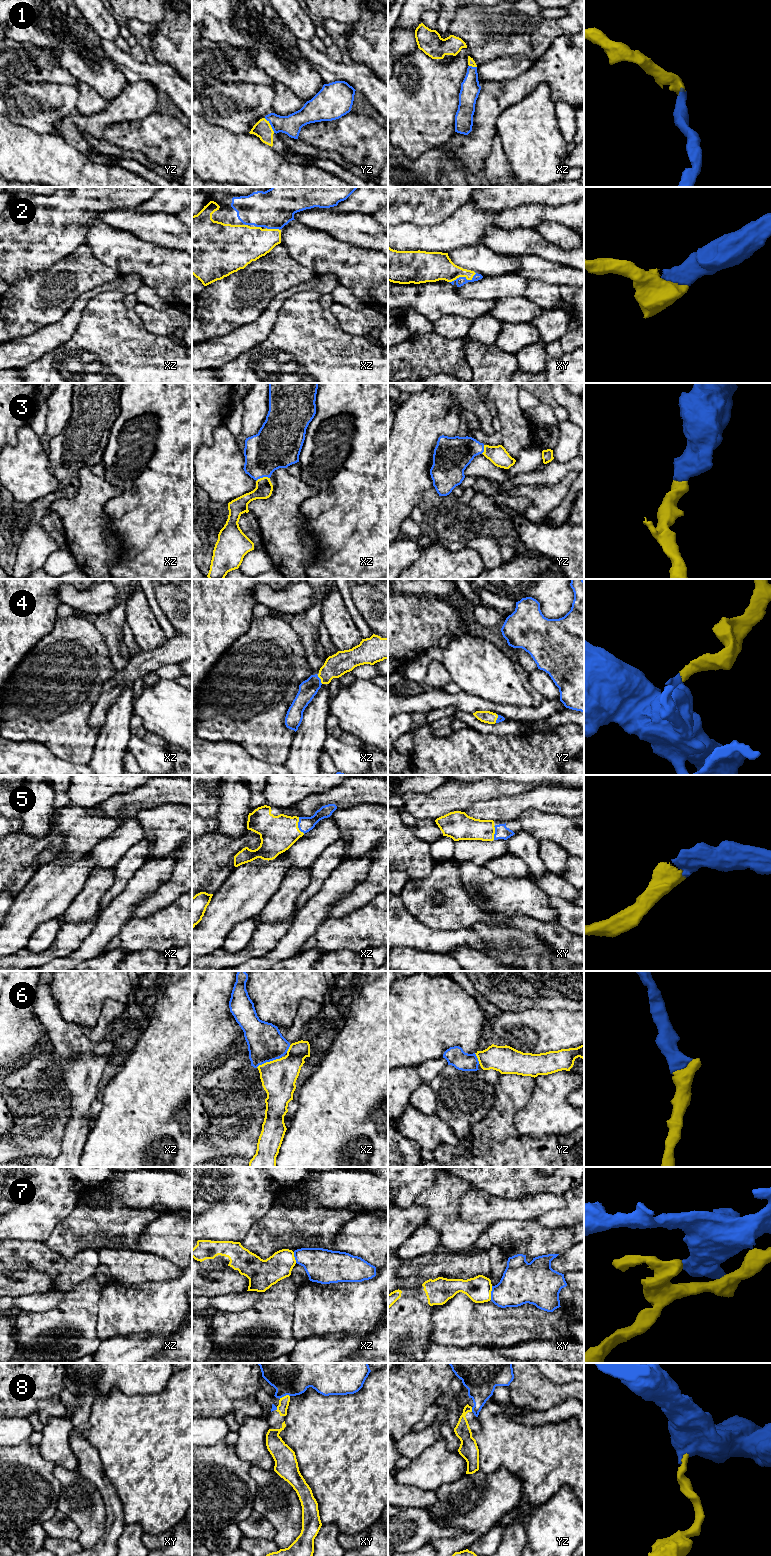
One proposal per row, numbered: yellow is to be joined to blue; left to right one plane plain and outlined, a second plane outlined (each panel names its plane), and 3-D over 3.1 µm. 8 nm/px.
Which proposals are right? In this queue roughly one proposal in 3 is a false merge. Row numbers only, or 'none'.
1, 2, 3, 4, 5, 6, 8

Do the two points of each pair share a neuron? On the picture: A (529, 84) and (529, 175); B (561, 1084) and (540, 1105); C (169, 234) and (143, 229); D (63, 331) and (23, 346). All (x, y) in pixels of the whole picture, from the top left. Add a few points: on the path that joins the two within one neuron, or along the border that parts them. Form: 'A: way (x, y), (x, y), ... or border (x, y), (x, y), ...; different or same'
A: border (550, 86), (539, 83), (524, 97), (509, 106); different
B: way (556, 1089), (545, 1100); same
C: way (163, 229), (149, 229); same
D: way (53, 335), (33, 346); same

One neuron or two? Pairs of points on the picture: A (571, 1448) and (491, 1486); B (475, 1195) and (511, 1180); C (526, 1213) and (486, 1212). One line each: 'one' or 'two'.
A: two
B: two
C: one

